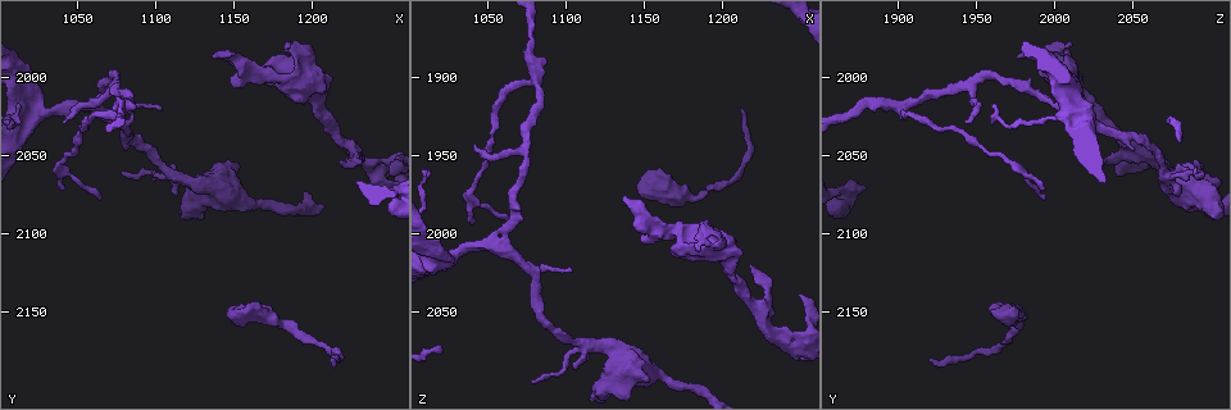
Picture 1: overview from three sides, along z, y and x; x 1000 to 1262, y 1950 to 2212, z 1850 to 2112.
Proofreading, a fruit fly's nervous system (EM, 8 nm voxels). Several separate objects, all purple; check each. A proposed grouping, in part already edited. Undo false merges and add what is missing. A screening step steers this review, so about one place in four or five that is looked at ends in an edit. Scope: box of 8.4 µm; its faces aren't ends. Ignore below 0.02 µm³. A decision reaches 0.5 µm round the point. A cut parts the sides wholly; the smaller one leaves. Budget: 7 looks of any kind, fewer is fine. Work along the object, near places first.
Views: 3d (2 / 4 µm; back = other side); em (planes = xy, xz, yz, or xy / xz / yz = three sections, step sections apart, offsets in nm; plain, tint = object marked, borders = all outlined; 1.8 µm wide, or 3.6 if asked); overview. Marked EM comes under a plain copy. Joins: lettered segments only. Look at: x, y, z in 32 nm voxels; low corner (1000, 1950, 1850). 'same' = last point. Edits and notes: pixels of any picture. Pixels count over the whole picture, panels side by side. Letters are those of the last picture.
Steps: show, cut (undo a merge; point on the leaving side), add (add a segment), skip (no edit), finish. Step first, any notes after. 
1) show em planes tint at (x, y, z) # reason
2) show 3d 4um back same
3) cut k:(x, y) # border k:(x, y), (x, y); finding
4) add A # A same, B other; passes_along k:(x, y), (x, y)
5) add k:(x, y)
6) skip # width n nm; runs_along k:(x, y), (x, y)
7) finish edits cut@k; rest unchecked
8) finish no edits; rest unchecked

show 3d 2um at (1218, 2054, 2022) # tapers out

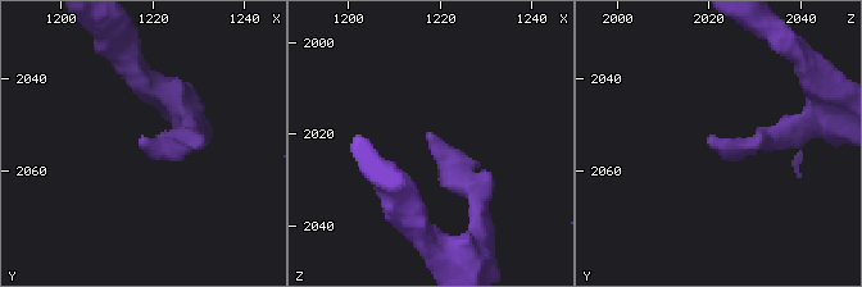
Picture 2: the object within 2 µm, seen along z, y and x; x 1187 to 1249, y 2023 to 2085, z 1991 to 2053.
show em 3.6um planes borders at (1218, 2053, 2020)

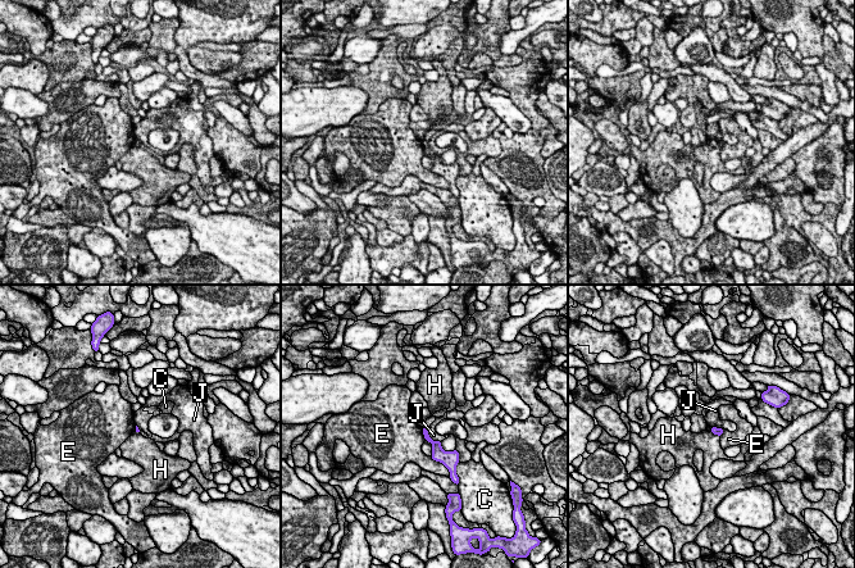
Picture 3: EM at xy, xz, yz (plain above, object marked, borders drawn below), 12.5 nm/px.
skip # longest_contact J 360 nm; C other, E other, H other, J other; no lettered segment goes on from it

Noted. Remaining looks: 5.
show em planes borders at (1064, 2018, 2012) # narrows sharply

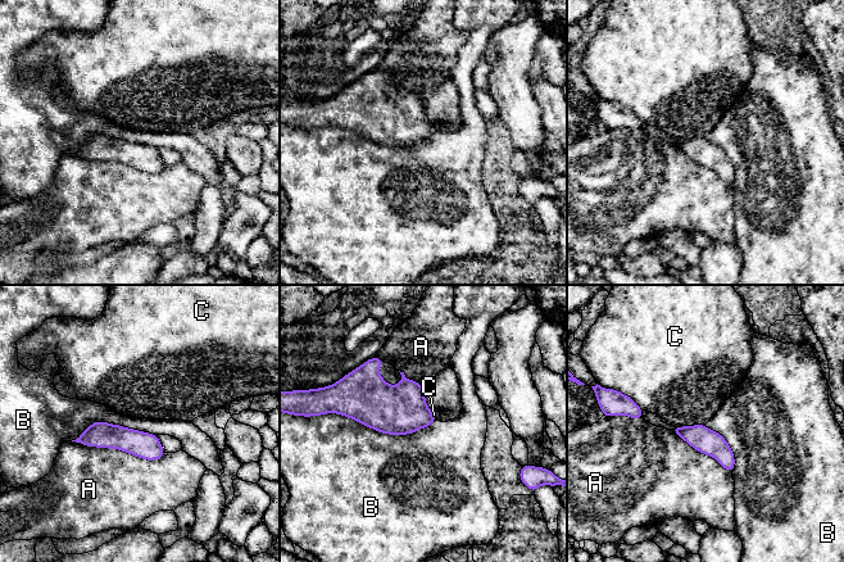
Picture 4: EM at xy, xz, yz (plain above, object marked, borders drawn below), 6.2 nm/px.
skip # A other, B other, C other; border 4:(336, 412), (388, 434), (436, 421); one neuron here

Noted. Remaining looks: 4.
show em xy step 16 borders at (1082, 2018, 1904) # two arms in line, one across

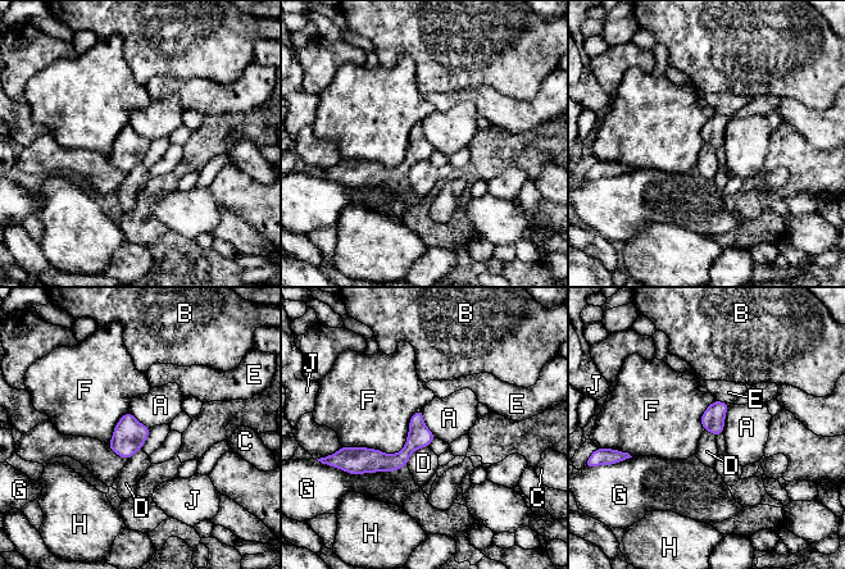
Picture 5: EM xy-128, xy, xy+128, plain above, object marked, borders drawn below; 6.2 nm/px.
skip # A other, B other, C other, D other, E other, F other, G other, H other, J other; border 5:(421, 409), (425, 424), (436, 437); one neuron here

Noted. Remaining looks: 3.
finish no edits; rest unchecked

